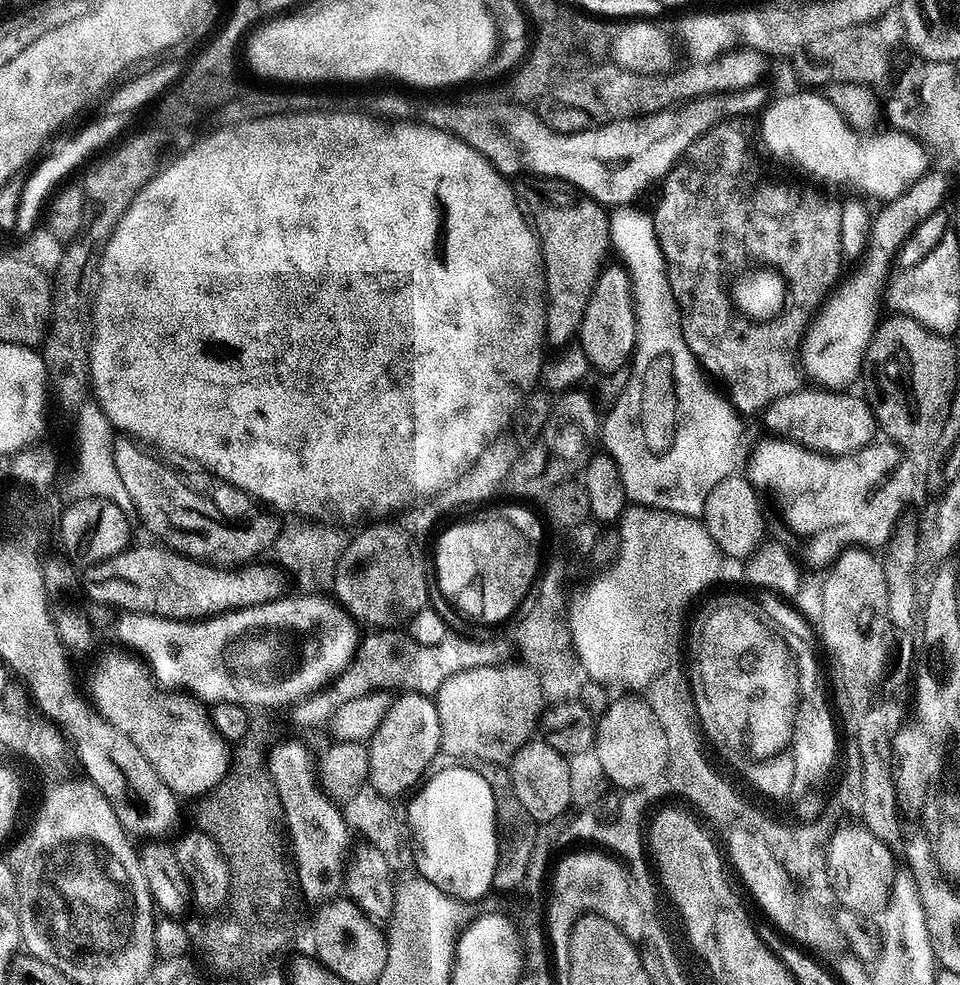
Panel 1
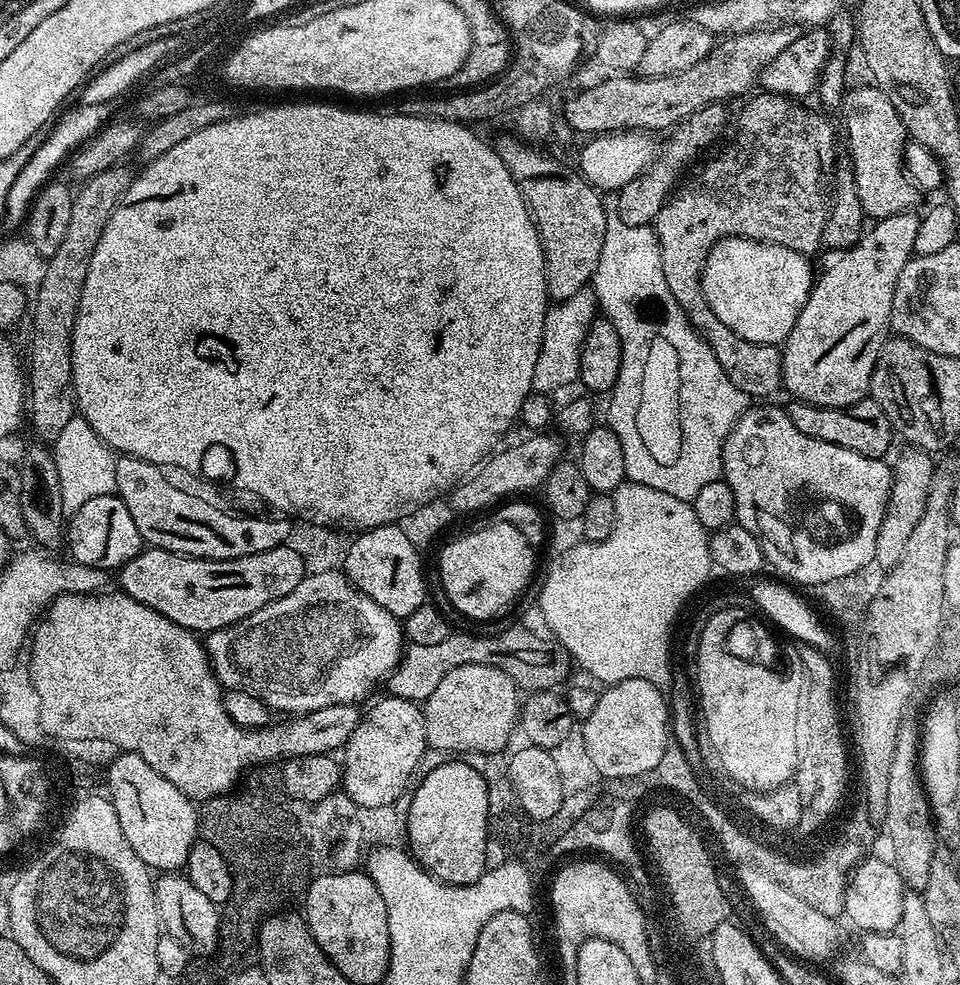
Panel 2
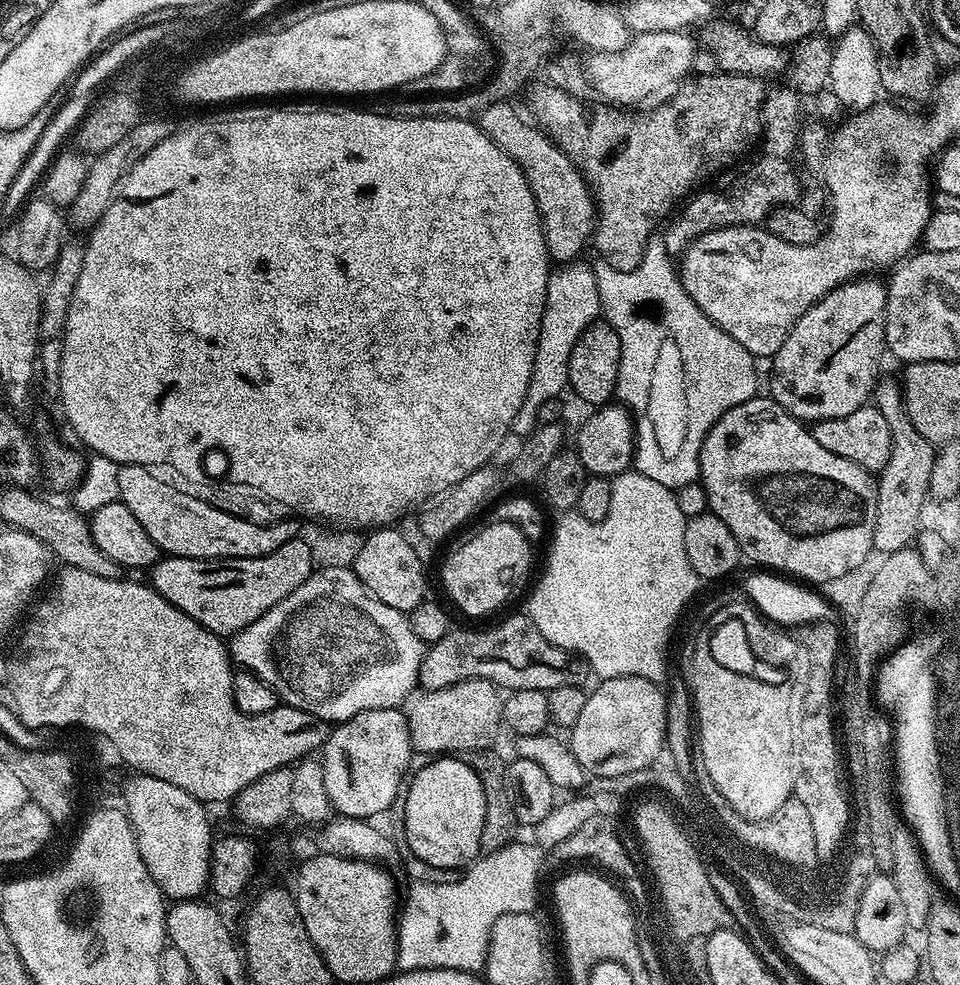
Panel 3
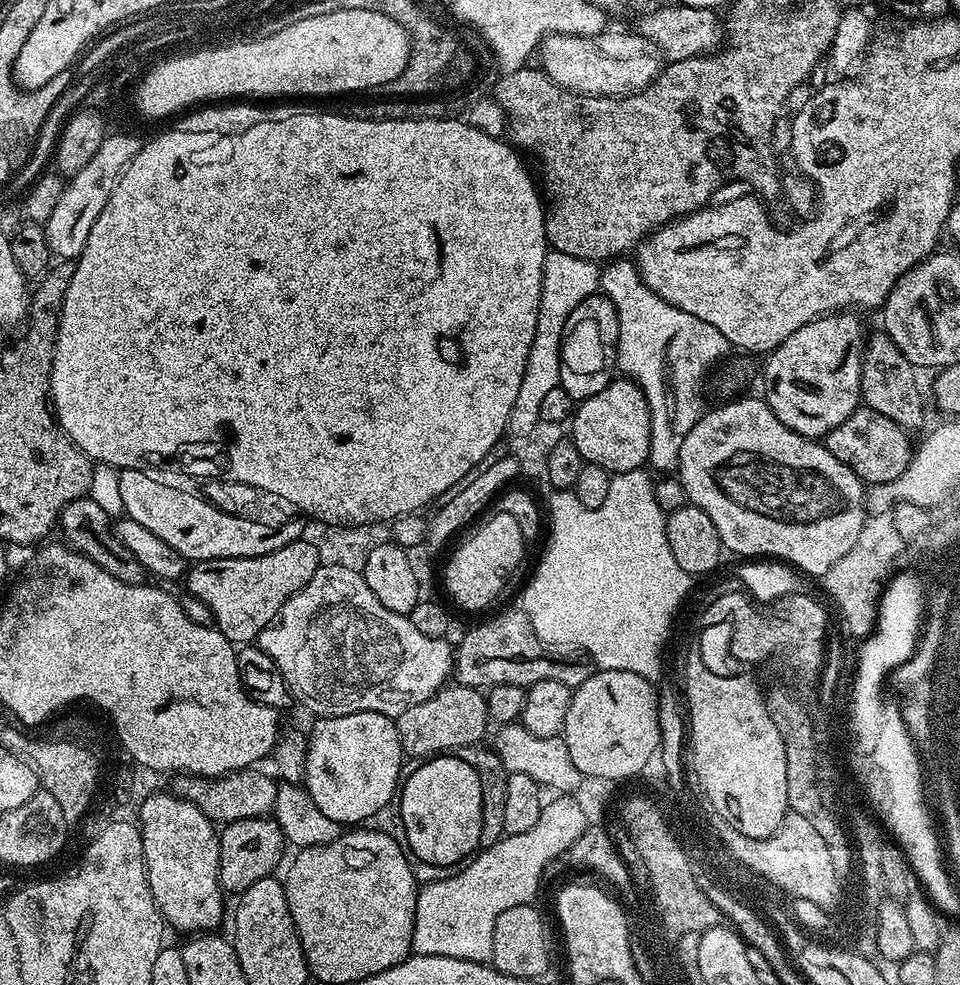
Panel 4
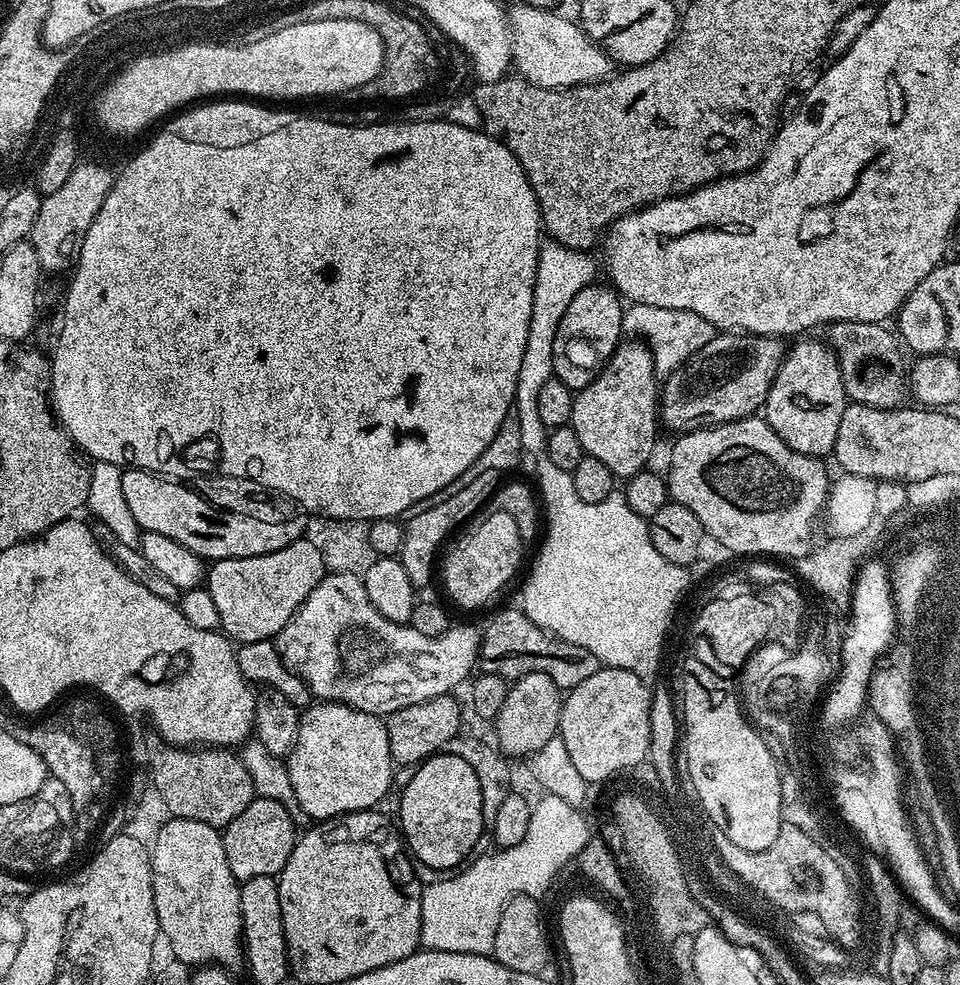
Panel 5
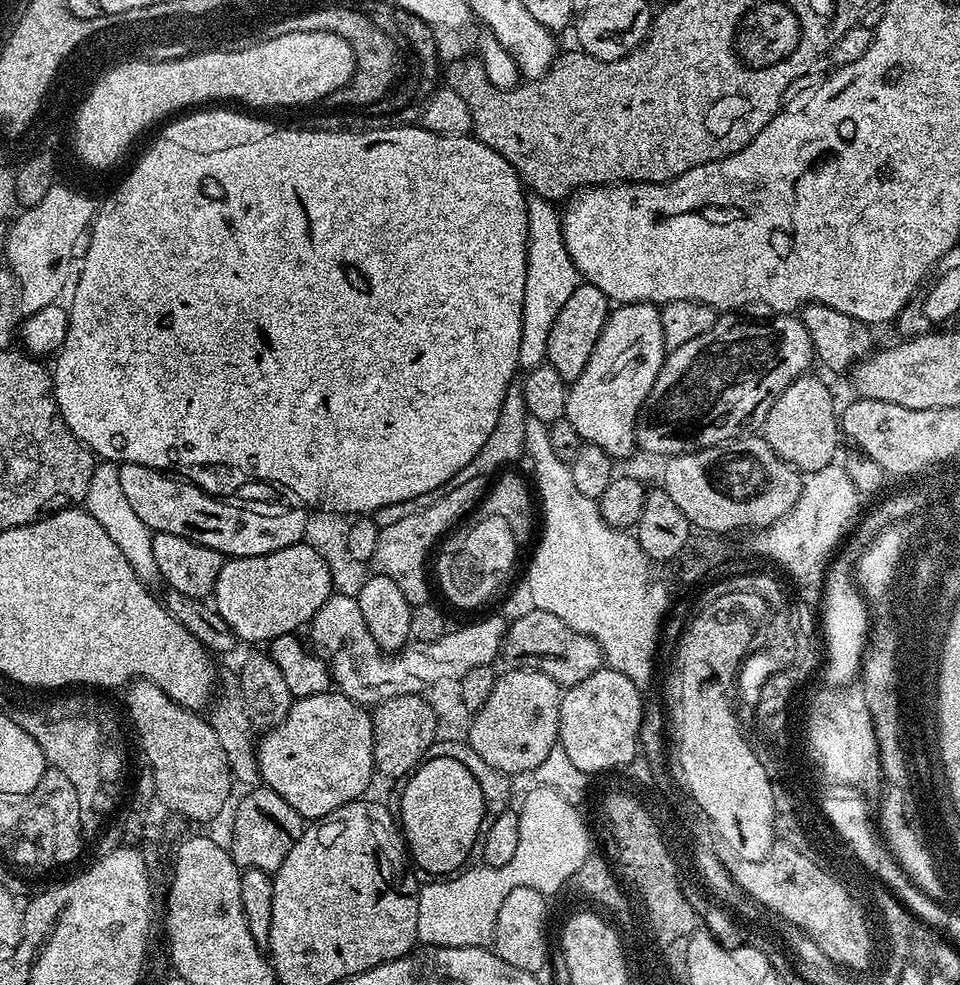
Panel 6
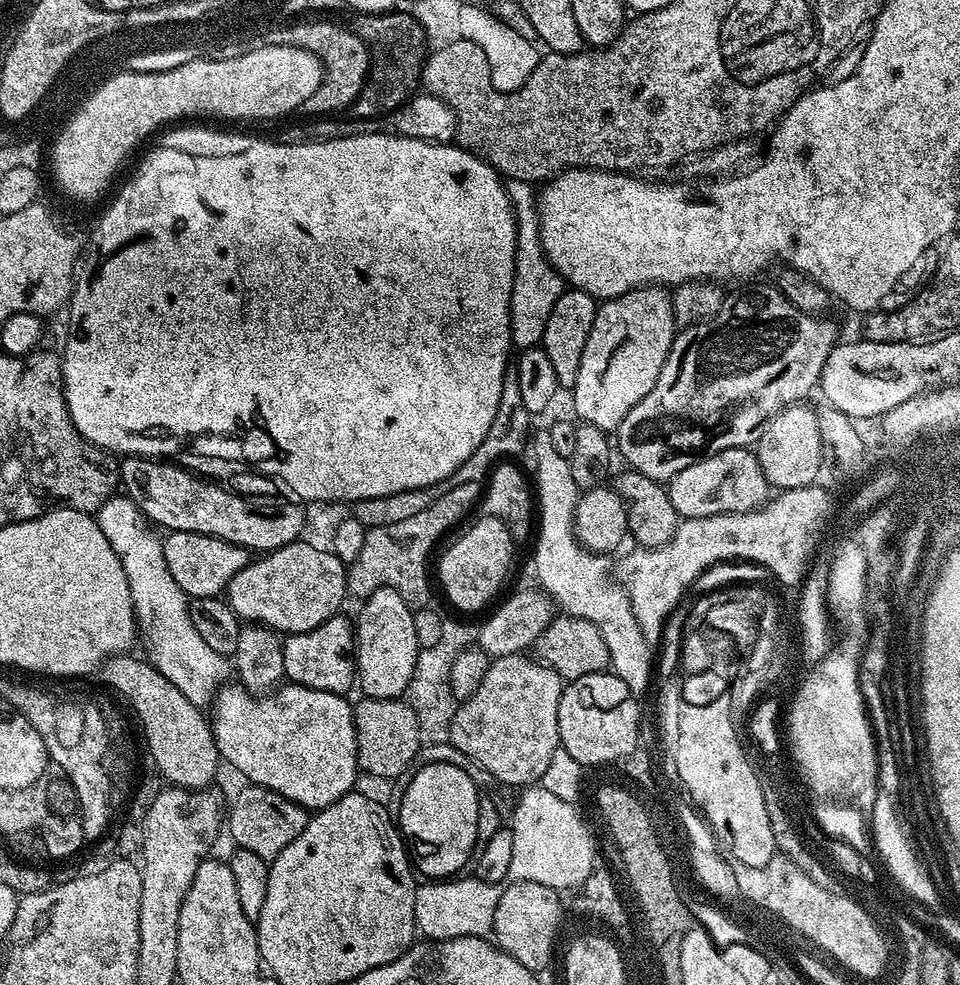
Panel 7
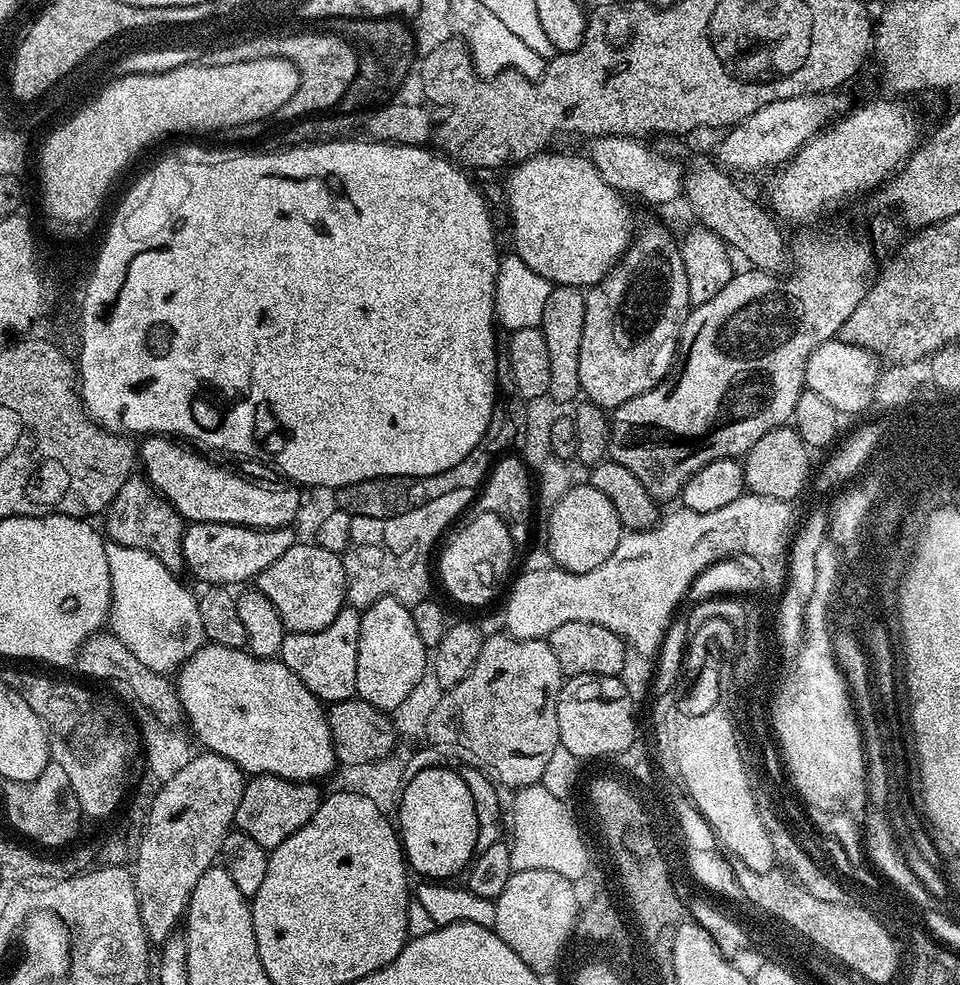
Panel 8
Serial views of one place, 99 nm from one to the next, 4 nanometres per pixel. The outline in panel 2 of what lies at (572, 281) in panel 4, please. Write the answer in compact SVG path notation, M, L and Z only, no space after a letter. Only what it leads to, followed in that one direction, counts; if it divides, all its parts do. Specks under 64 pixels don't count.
M591 287L570 294L570 298L553 303L548 309L542 330L542 346L538 350L538 363L534 366L533 389L538 392L556 394L559 388L568 388L580 379L582 346L589 330L598 319L596 294Z

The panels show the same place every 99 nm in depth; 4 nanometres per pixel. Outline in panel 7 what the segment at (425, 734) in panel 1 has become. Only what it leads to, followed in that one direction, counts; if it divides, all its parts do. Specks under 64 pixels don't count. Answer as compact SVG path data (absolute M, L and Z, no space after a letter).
M228 682L221 687L220 691L214 697L214 703L210 708L210 723L212 725L212 733L216 739L216 745L220 751L221 761L225 765L228 764L232 768L237 768L242 775L245 776L249 785L260 784L263 788L274 790L278 794L282 794L286 798L290 798L290 802L300 805L305 810L319 810L330 806L334 802L338 802L338 798L342 798L347 792L353 791L360 772L360 763L358 762L358 738L356 737L356 727L354 726L354 714L352 713L353 705L347 704L344 696L339 696L333 692L326 690L314 690L307 688L301 684L293 684L284 682L279 685L271 694L255 696L253 692L248 692L243 684L239 682Z

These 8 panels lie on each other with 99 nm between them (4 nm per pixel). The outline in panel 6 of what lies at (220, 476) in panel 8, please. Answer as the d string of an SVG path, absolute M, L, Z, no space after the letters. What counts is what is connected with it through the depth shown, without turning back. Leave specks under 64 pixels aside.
M120 464L120 481L122 491L126 493L126 498L130 501L130 506L134 509L134 514L146 522L146 526L152 529L153 533L165 532L186 538L190 542L198 542L202 546L210 546L210 550L218 550L225 558L234 556L261 556L270 554L274 550L282 550L286 546L294 546L301 543L303 532L309 516L302 516L300 512L289 513L270 520L253 512L237 511L228 505L227 499L211 496L208 492L203 492L200 488L195 488L192 484L187 484L184 480L175 480L168 476L167 471L142 466L141 464Z

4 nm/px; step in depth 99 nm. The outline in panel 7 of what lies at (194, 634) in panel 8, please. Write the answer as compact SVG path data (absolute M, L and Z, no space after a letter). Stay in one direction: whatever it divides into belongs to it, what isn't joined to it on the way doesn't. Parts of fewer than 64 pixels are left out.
M126 494L117 495L115 504L116 524L107 525L108 541L110 546L114 546L114 554L118 554L122 568L126 570L126 582L130 582L138 636L148 647L147 659L163 676L170 678L170 682L174 682L174 686L178 686L178 690L182 690L194 706L207 709L229 679L229 657L210 650L202 634L194 630L194 622L190 618L190 597L170 575L161 537L156 537L151 527L144 528L146 517L140 507Z

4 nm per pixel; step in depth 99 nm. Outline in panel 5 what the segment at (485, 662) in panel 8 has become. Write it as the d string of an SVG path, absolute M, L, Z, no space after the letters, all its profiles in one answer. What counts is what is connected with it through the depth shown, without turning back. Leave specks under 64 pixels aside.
M526 674L509 687L506 702L498 710L494 721L494 740L501 752L509 758L527 758L542 750L550 738L560 730L562 689L546 674Z

